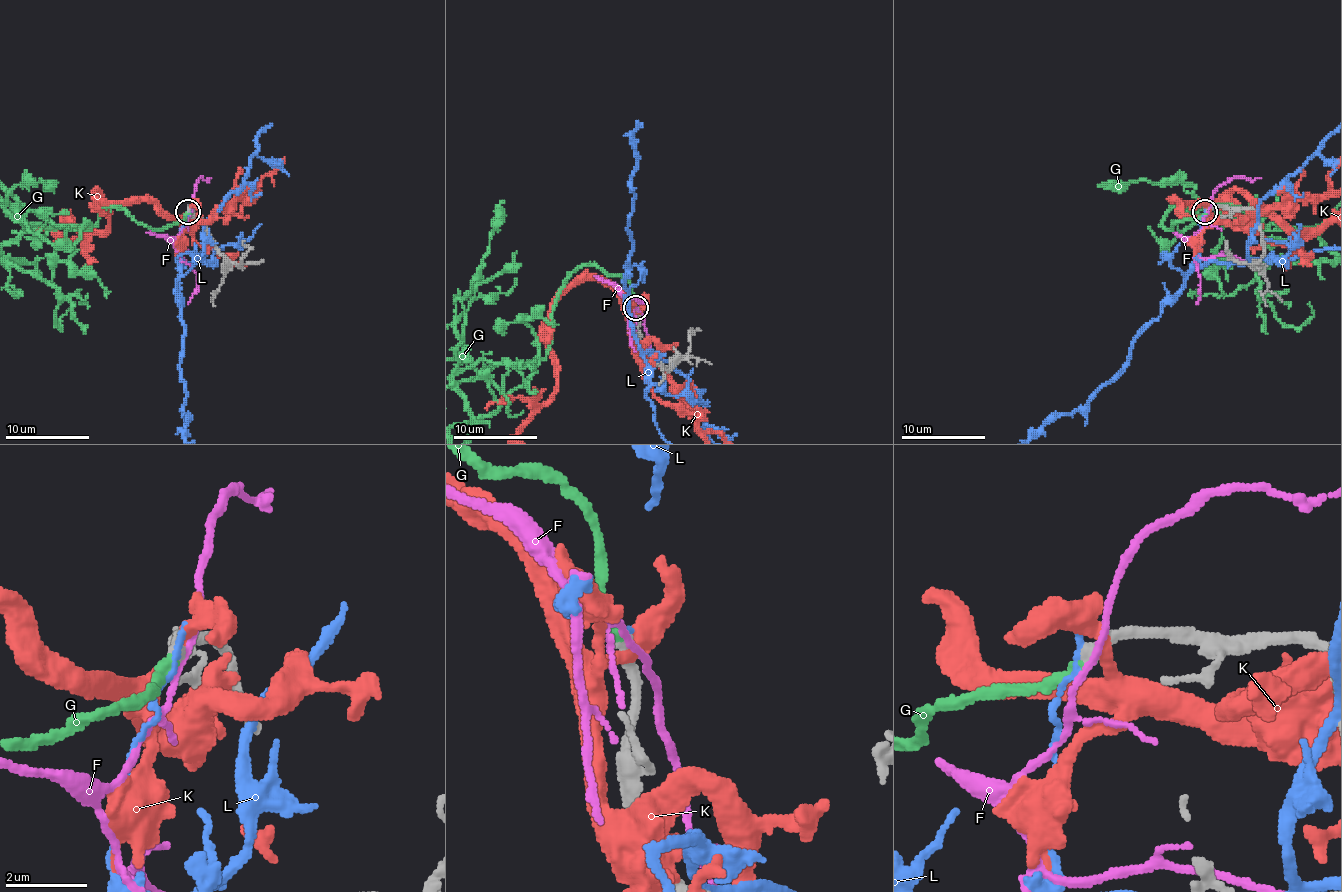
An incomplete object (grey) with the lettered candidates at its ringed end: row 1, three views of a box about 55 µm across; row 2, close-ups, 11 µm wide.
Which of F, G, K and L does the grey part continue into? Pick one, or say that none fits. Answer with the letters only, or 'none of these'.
G

